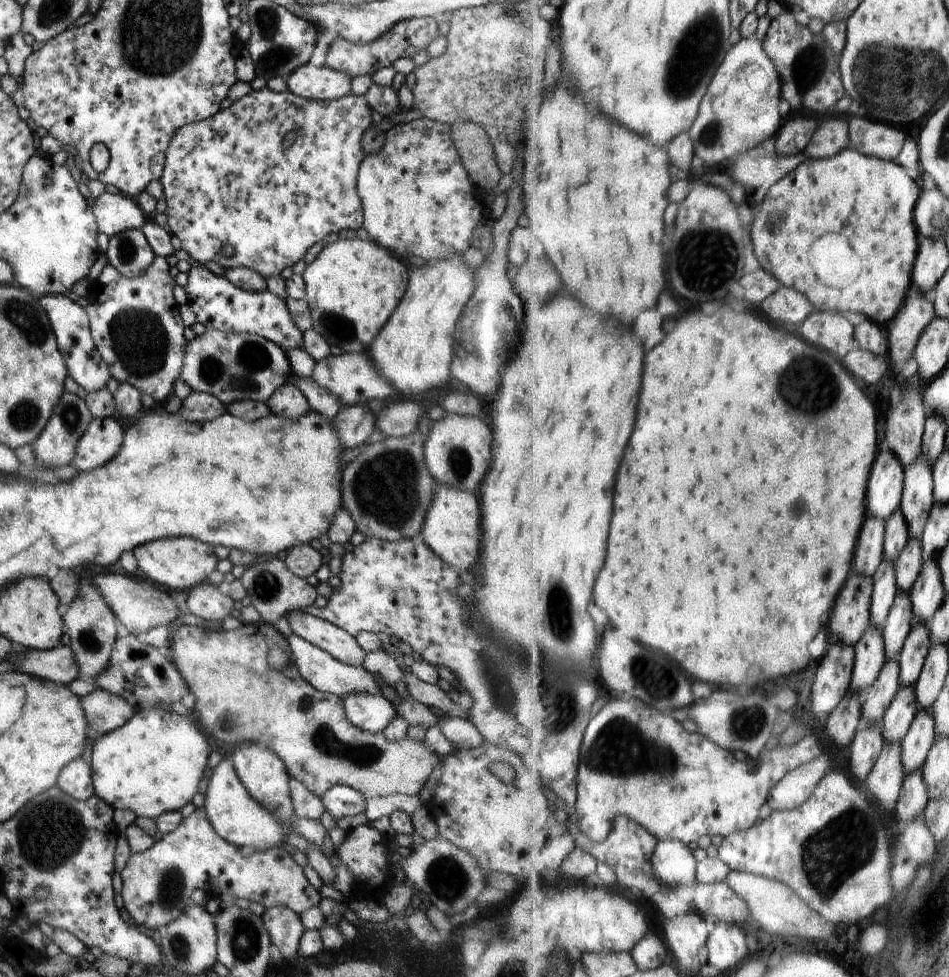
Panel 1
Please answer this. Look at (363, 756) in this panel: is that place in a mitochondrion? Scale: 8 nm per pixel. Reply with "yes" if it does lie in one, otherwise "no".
yes

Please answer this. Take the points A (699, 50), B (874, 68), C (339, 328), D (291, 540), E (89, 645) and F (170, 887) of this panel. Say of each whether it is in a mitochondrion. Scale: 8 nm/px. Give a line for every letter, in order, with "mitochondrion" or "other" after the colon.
A: mitochondrion
B: mitochondrion
C: mitochondrion
D: other
E: mitochondrion
F: mitochondrion

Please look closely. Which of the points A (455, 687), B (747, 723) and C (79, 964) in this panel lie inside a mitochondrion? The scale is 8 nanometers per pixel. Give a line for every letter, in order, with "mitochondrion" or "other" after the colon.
A: other
B: mitochondrion
C: other

